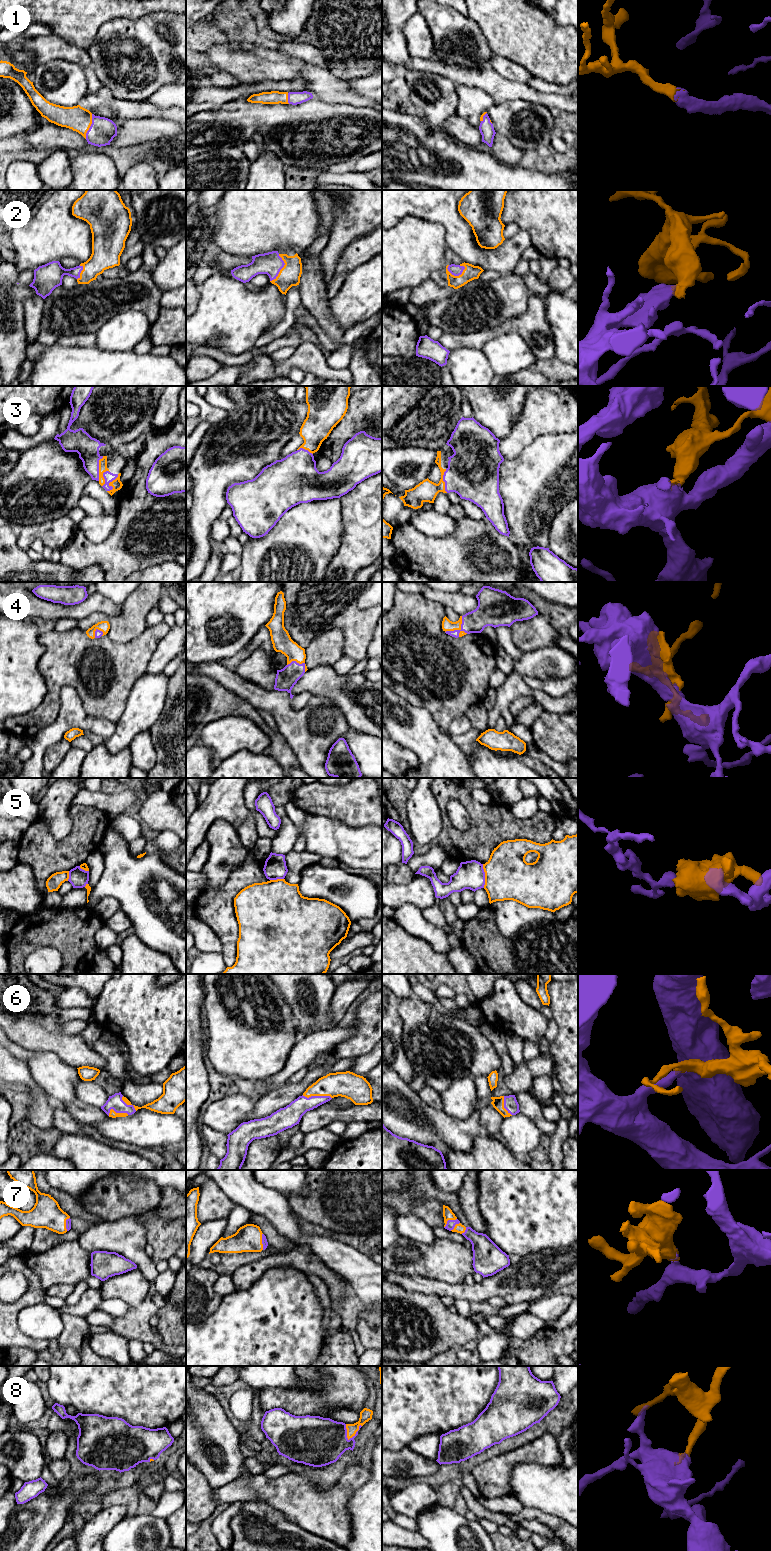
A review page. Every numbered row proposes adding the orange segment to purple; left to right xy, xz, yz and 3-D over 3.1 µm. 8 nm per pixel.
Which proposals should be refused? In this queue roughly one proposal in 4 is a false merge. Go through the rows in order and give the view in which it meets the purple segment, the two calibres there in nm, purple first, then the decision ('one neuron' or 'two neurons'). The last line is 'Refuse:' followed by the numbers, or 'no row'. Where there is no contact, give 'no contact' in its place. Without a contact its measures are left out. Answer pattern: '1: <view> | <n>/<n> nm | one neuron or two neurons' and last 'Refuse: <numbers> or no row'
1: xy | 200/200 nm | one neuron
2: yz | 90/120 nm | one neuron
3: xy | 180/70 nm | one neuron
4: yz | 180/90 nm | one neuron
5: yz | 220/380 nm | two neurons
6: xz | 160/200 nm | one neuron
7: xz | 50/220 nm | one neuron
8: xz | 340/100 nm | one neuron
Refuse: 5

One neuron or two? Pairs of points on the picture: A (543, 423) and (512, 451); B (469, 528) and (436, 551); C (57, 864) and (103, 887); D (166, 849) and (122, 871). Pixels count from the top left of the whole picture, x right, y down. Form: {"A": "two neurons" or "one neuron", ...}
{"A": "one neuron", "B": "one neuron", "C": "two neurons", "D": "two neurons"}

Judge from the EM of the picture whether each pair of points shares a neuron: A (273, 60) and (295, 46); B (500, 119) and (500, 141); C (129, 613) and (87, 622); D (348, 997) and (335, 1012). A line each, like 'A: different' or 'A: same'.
A: different
B: different
C: same
D: same

